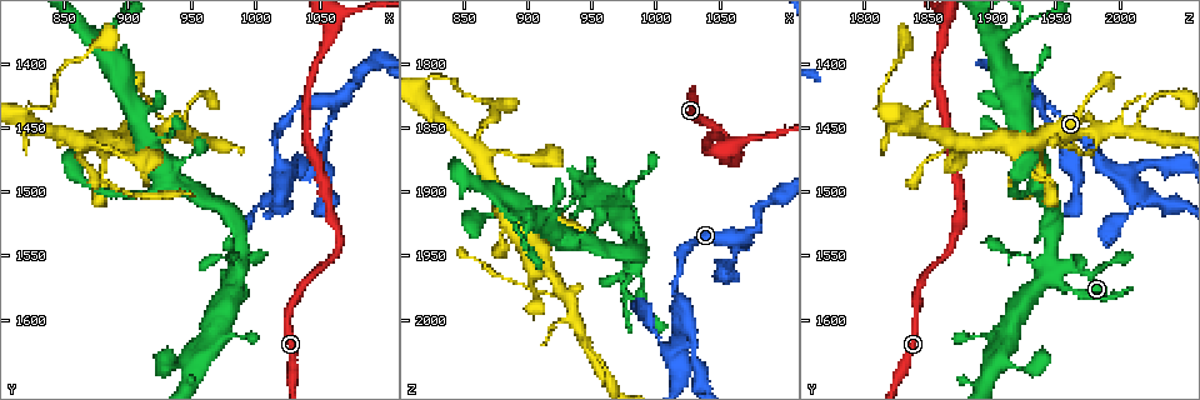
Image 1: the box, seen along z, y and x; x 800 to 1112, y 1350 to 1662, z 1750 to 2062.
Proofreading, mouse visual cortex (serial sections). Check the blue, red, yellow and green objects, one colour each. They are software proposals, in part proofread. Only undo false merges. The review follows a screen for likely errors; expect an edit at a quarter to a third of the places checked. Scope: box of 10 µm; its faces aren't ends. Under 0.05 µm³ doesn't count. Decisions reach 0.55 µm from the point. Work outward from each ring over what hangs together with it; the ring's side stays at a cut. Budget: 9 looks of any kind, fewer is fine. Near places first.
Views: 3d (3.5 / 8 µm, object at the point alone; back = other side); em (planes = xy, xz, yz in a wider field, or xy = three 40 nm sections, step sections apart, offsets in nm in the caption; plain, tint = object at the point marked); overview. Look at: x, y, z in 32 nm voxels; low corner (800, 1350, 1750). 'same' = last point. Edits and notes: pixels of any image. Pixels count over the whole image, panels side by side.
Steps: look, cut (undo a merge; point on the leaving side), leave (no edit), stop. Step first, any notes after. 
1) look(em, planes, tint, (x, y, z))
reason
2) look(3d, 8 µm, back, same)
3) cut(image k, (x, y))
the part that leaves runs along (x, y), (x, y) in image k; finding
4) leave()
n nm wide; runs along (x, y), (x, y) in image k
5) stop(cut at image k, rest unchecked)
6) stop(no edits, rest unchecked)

look(3d, 3.5 µm, (1022, 1486, 1998))

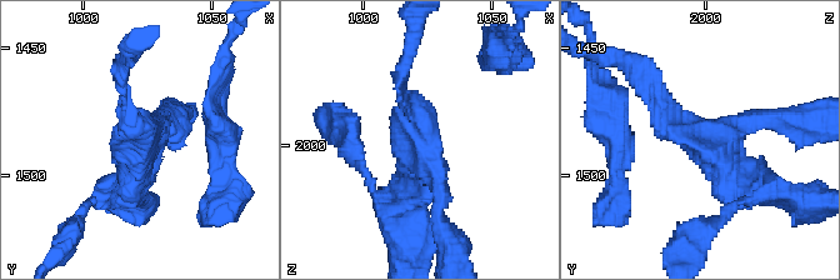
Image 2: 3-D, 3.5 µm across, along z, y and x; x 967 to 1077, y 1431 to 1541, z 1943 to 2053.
look(em, planes, plain, (1023, 1486, 1998))
3 arms; arms of 150, 250, 350 nm; need the tissue

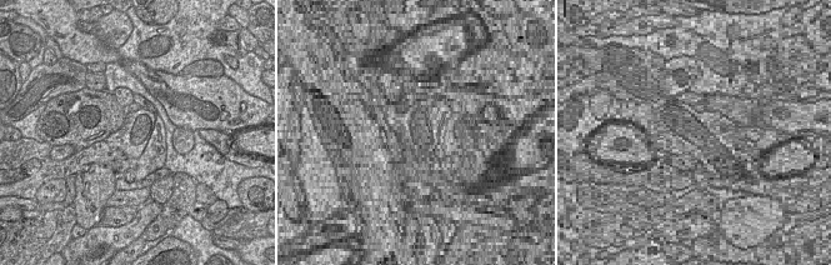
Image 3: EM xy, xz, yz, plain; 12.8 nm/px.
look(em, planes, tint, same)
where the object lies

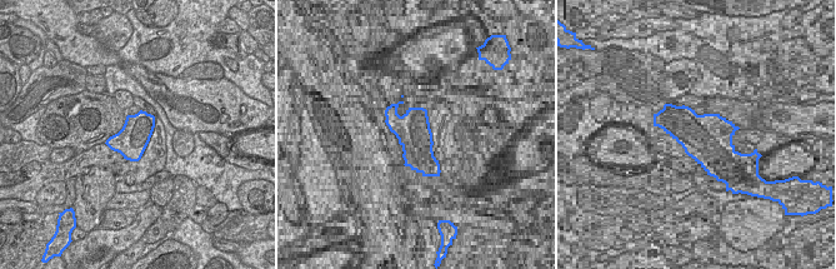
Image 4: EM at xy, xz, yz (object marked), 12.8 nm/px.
leave()
runs along (643, 89), (731, 178), (760, 189) in image 2; all the same cell

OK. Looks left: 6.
look(3d, 3.5 µm, back, (888, 1370, 1922))
calibre changes

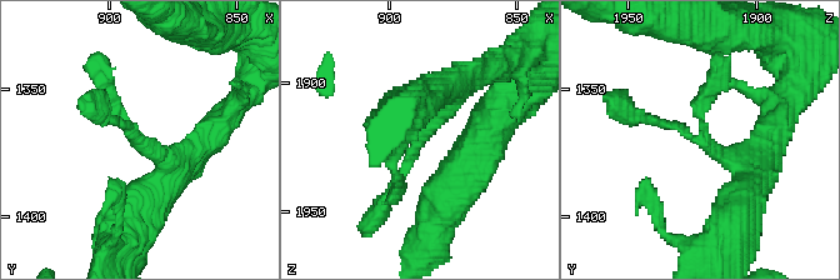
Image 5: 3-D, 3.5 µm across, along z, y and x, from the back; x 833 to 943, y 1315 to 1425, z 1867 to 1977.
leave()
3 arms; arms of 150, 200, 300 nm; runs along (439, 91), (448, 110), (381, 203) in image 5; continuous, no second cell

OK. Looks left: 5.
look(em, xy, step 5, tint, (882, 1470, 1918))
abrupt turn

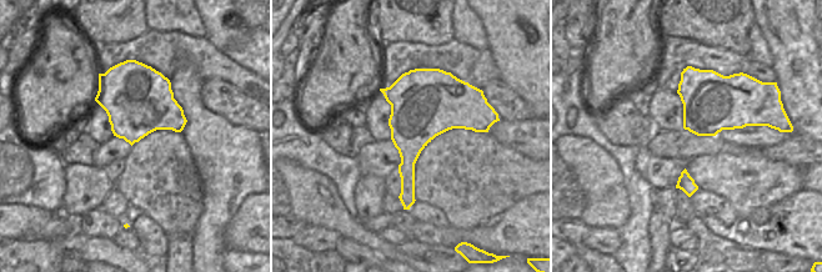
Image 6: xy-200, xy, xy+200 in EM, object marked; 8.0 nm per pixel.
look(3d, 3.5 µm, same)
wider look

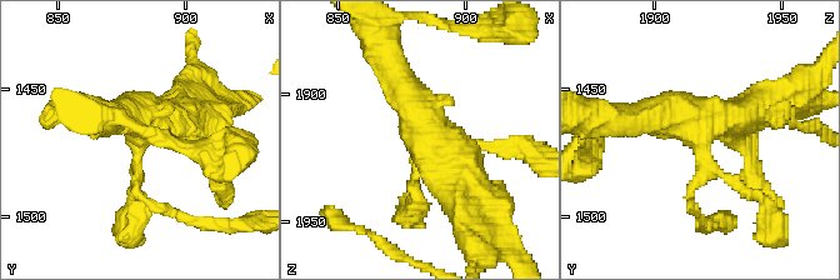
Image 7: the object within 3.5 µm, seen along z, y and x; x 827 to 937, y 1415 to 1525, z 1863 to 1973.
cut(image 7, (415, 195))
the part that leaves runs along (139, 173), (135, 191), (154, 206), (224, 226) in image 7; two cells meet here

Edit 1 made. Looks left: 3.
look(overview)
redraw

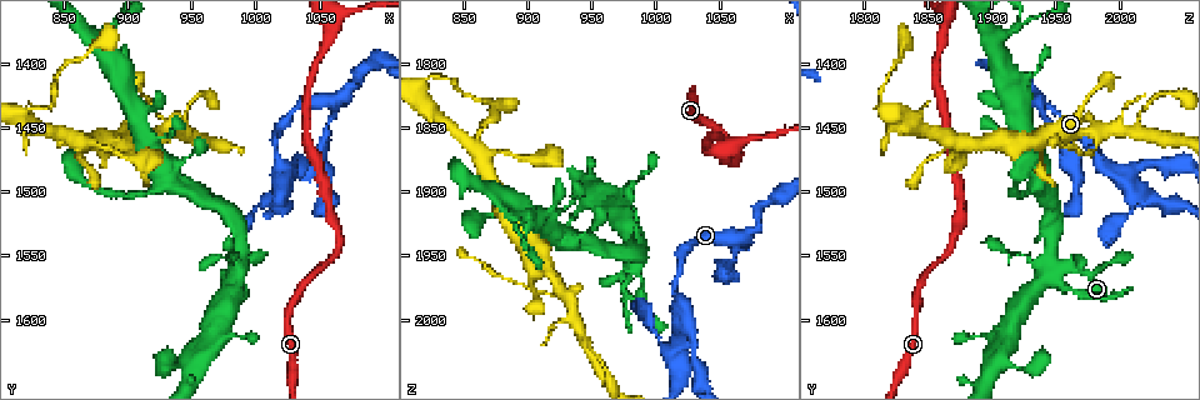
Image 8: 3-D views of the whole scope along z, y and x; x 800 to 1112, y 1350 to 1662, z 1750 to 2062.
look(3d, 3.5 µm, (826, 1434, 1812))
abrupt turn

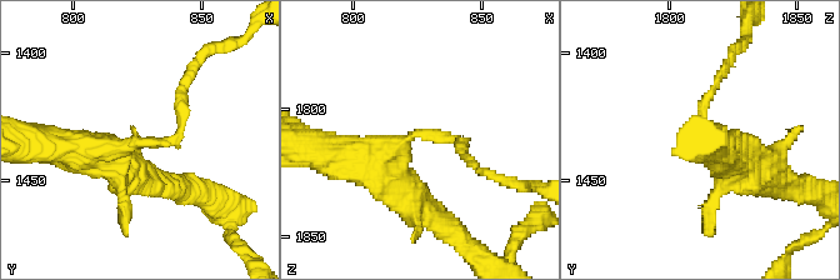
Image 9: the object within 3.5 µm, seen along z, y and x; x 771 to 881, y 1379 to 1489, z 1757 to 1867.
look(em, planes, tint, (825, 1435, 1809))
arms of 150, 450 nm; need the tissue

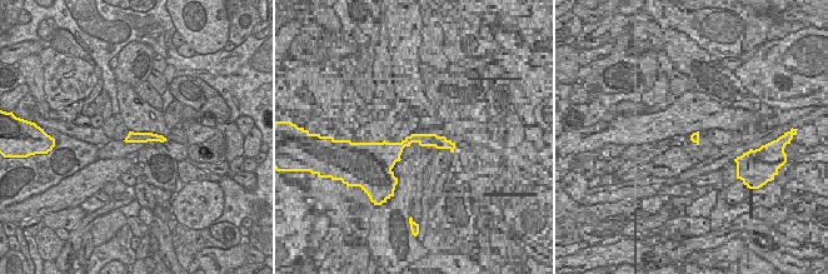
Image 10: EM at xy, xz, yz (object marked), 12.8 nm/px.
cut(image 9, (179, 135))
the part that leaves runs along (416, 133), (463, 143), (478, 168) in image 9; two cells meet here

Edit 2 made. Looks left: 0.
stop(cut at image 7, cut at image 9, rest unchecked)

